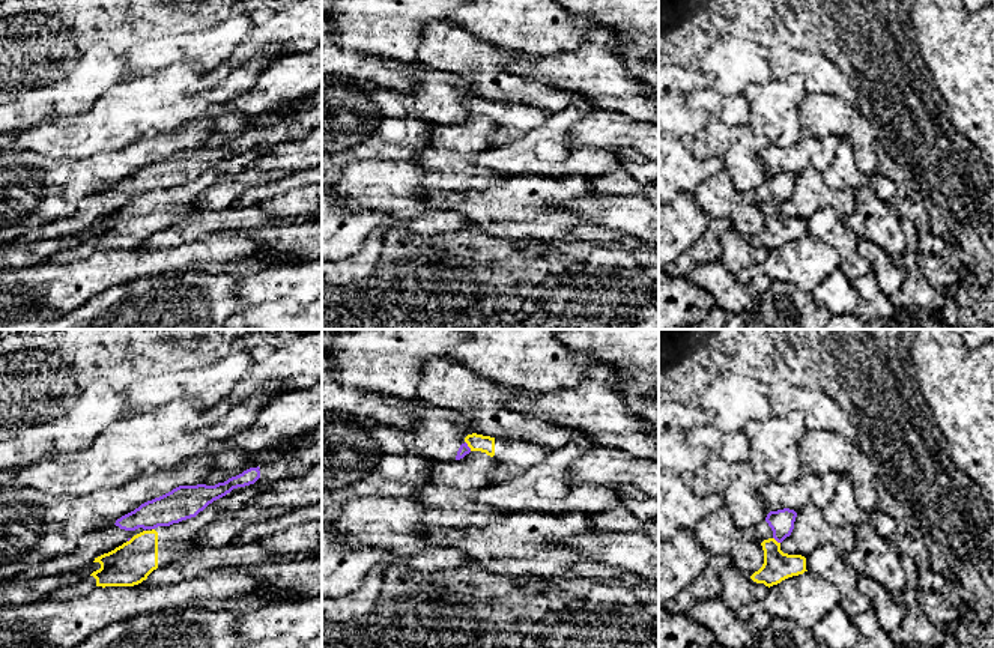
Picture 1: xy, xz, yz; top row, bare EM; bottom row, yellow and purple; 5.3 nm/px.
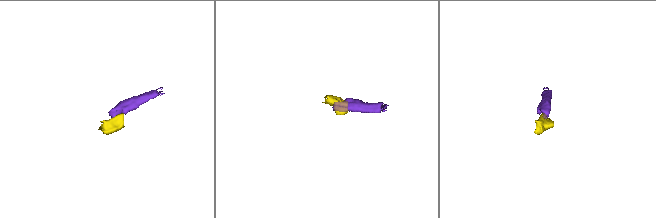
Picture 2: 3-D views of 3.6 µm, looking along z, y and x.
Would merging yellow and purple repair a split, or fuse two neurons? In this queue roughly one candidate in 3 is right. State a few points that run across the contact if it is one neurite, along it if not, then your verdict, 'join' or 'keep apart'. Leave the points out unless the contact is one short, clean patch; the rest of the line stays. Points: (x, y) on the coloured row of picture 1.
line xz (465, 441), (471, 450); keep apart

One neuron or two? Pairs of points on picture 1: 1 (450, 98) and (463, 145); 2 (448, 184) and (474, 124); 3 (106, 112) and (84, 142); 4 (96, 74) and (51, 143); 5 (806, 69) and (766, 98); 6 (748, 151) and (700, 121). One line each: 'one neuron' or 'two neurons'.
1: two neurons
2: one neuron
3: one neuron
4: two neurons
5: two neurons
6: two neurons

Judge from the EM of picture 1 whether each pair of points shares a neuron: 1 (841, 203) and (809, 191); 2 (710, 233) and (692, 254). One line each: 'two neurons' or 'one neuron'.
1: one neuron
2: one neuron

